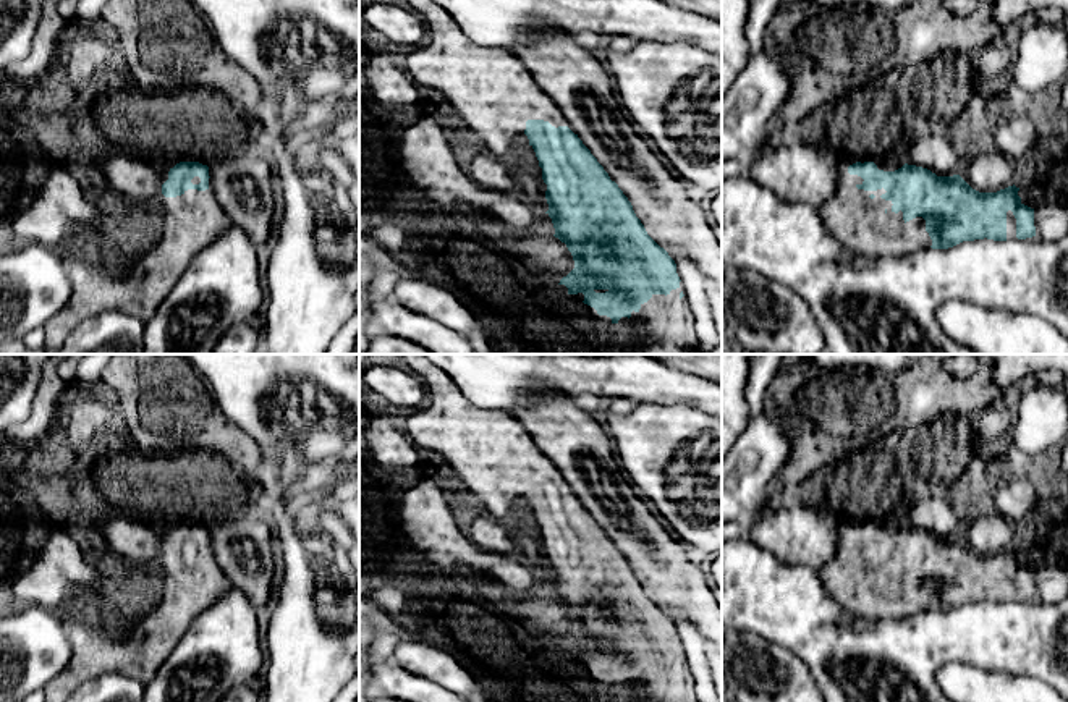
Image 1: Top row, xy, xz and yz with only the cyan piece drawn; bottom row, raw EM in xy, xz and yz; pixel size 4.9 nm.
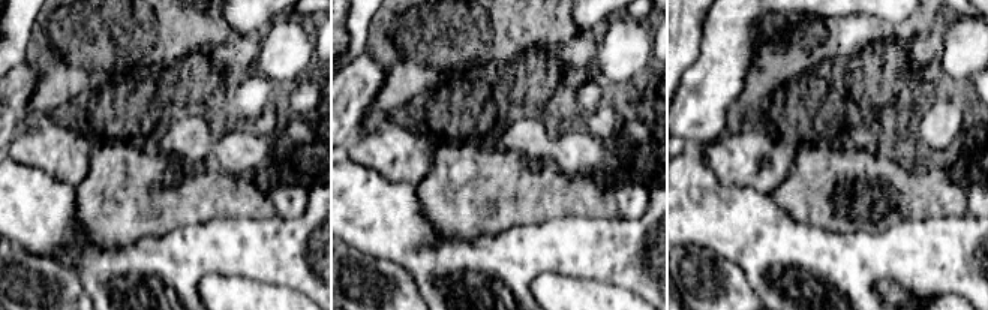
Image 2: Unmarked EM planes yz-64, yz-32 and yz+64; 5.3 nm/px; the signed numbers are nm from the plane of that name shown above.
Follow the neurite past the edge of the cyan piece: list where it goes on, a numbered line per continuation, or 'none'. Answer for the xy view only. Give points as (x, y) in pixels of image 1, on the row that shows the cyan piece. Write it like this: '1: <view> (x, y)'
1: xy (186, 224)

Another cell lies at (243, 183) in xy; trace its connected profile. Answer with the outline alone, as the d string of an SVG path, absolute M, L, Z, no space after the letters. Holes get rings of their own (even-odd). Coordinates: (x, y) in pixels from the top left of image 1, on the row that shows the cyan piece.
M252 150L209 163L217 204L257 247L272 243L278 218L273 165L272 155Z

